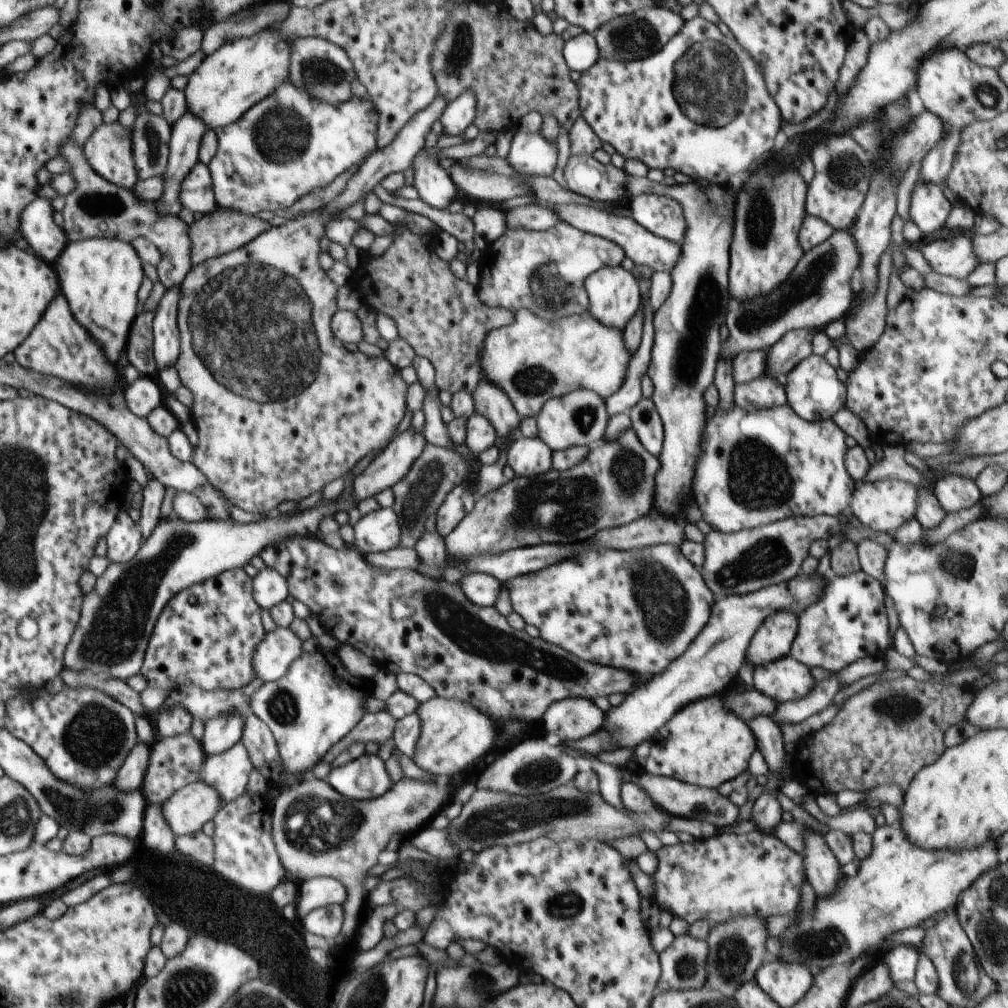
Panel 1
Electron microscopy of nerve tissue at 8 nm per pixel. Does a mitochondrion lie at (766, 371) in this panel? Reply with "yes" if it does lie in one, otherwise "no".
no

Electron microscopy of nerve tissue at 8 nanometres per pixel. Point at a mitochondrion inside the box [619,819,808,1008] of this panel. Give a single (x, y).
(731, 961)

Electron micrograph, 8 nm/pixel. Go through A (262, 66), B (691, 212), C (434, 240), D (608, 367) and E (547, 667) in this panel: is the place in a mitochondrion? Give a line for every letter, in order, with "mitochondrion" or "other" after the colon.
A: other
B: other
C: other
D: other
E: mitochondrion

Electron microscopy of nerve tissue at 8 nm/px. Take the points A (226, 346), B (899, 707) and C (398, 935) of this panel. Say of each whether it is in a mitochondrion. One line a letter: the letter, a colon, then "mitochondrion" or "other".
A: mitochondrion
B: mitochondrion
C: other

